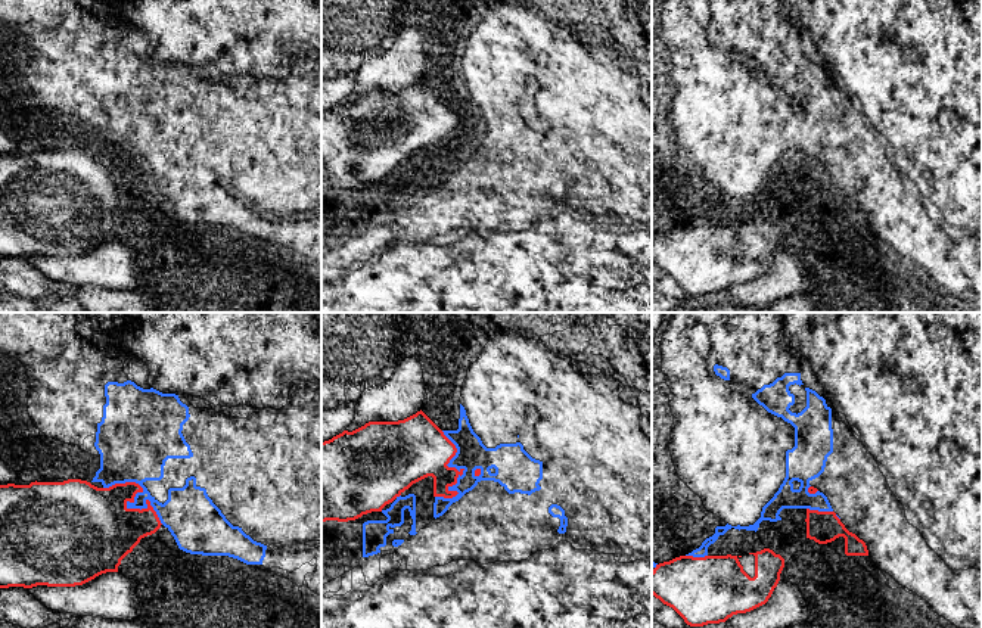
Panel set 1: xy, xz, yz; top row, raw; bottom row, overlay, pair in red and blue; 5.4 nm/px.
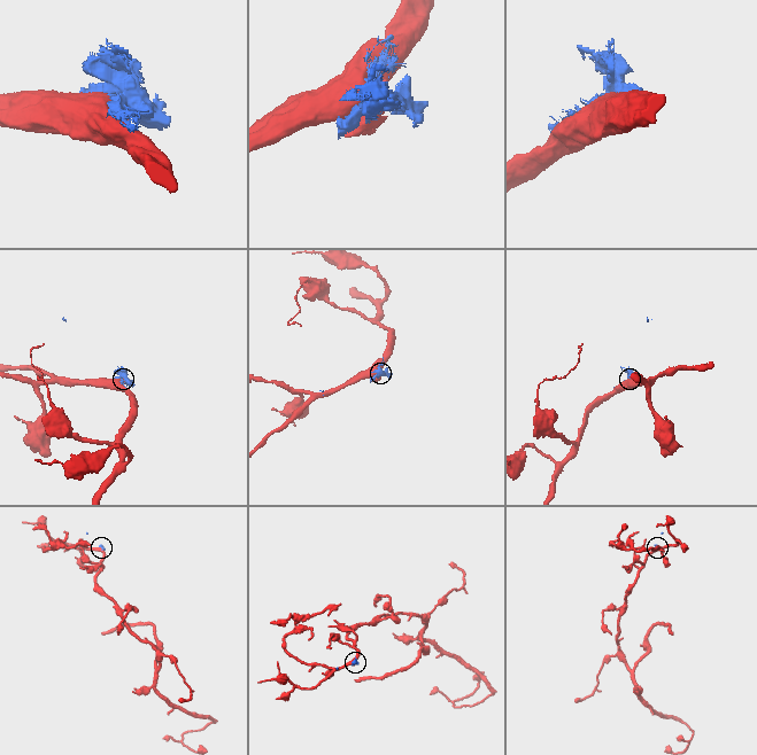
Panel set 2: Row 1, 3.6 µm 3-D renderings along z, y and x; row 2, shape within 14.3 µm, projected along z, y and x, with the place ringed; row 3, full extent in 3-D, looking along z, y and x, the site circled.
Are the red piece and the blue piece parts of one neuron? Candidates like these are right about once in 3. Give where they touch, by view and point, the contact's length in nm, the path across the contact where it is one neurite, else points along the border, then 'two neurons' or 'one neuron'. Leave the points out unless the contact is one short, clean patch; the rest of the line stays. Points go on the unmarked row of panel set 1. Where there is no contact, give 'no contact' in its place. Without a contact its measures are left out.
xy (133, 170) | 380 nm | two neurons

